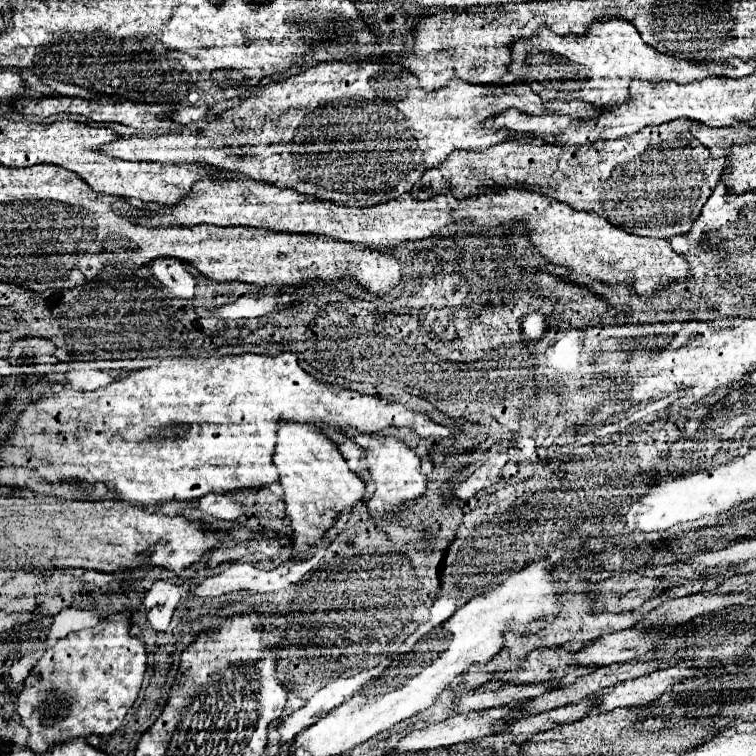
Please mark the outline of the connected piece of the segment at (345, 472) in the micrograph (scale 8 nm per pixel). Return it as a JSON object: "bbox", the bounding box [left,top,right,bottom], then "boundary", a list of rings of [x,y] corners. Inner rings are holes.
{"bbox":[274,422,364,546],"boundary":[[[280,422],[274,466],[280,472],[278,484],[284,490],[284,506],[292,526],[292,540],[298,546],[314,544],[342,514],[344,508],[364,498],[364,482],[350,472],[338,446],[314,424]]]}

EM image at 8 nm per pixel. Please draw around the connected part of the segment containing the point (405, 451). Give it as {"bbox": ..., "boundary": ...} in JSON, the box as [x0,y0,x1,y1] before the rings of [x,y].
{"bbox":[366,434,426,518],"boundary":[[[374,434],[370,440],[370,446],[366,450],[366,460],[368,460],[368,472],[370,480],[374,486],[372,496],[368,498],[368,512],[374,518],[380,518],[384,514],[390,514],[396,510],[398,504],[406,500],[416,500],[424,494],[426,490],[426,476],[420,472],[420,458],[416,452],[400,438],[396,436],[378,436]]]}

